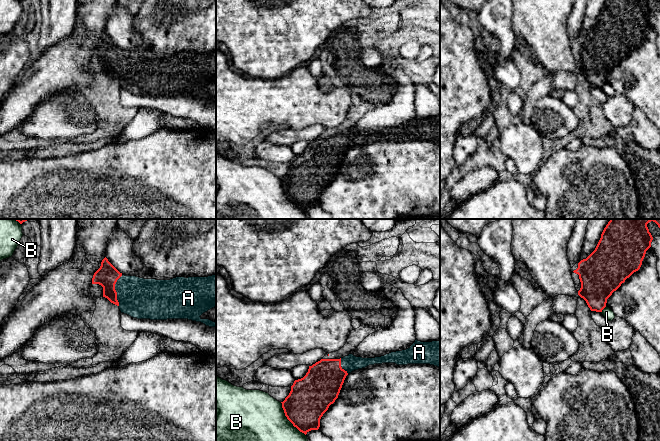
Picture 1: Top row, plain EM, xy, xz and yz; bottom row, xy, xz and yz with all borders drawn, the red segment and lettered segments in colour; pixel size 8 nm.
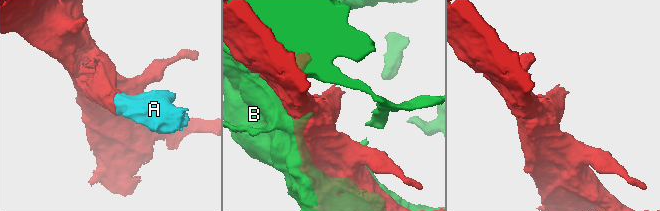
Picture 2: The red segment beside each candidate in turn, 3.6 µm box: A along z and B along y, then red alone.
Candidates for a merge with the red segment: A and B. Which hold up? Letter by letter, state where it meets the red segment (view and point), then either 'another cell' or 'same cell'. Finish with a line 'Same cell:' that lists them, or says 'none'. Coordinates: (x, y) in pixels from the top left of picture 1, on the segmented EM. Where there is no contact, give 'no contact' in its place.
A: meets red in xy at (115, 290); same cell
B: meets red in xz at (288, 419); another cell
Same cell: A

